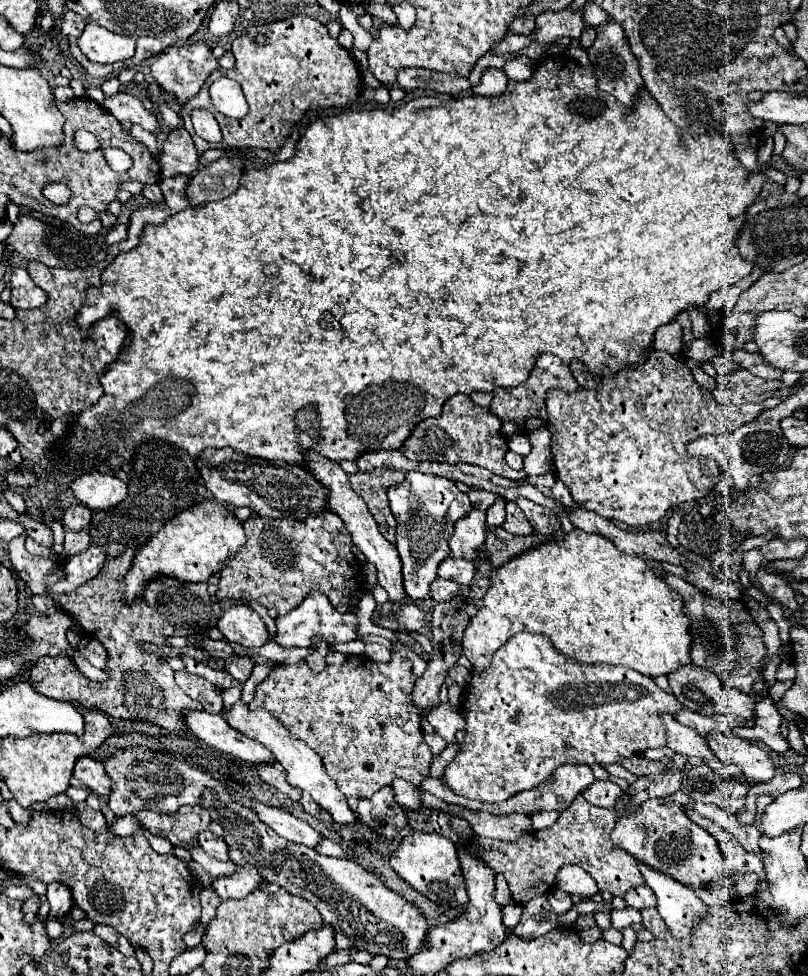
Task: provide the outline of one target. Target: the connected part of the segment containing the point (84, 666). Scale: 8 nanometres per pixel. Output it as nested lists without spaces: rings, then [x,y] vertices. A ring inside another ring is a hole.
[[[75,652],[73,657],[79,670],[90,680],[104,682],[110,678],[104,670],[92,666],[79,652]]]

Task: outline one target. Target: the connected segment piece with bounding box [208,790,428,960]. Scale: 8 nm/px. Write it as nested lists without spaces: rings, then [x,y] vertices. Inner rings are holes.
[[[228,790],[212,796],[208,812],[210,818],[224,828],[226,844],[230,848],[238,848],[244,860],[254,864],[266,882],[278,884],[290,894],[310,900],[318,908],[322,920],[336,932],[336,950],[356,948],[368,950],[374,956],[384,954],[388,960],[404,960],[426,948],[428,924],[422,912],[354,860],[330,858],[318,854],[314,848],[294,844],[278,836],[272,828],[268,828],[268,824],[258,820],[254,810],[234,802]]]

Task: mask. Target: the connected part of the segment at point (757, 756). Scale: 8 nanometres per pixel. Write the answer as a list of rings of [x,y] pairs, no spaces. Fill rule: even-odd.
[[[716,732],[708,736],[708,746],[720,762],[738,766],[746,780],[768,782],[776,776],[776,766],[770,754],[758,744],[742,740],[734,734]]]

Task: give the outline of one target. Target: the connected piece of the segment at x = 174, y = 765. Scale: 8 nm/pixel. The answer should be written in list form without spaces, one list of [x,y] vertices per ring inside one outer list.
[[[166,756],[150,766],[138,766],[126,774],[124,788],[118,790],[118,776],[110,776],[112,790],[108,794],[108,806],[116,816],[136,814],[140,810],[156,810],[162,814],[172,814],[184,804],[200,802],[204,788],[214,788],[214,778],[202,770],[186,768],[186,760],[178,756]]]

